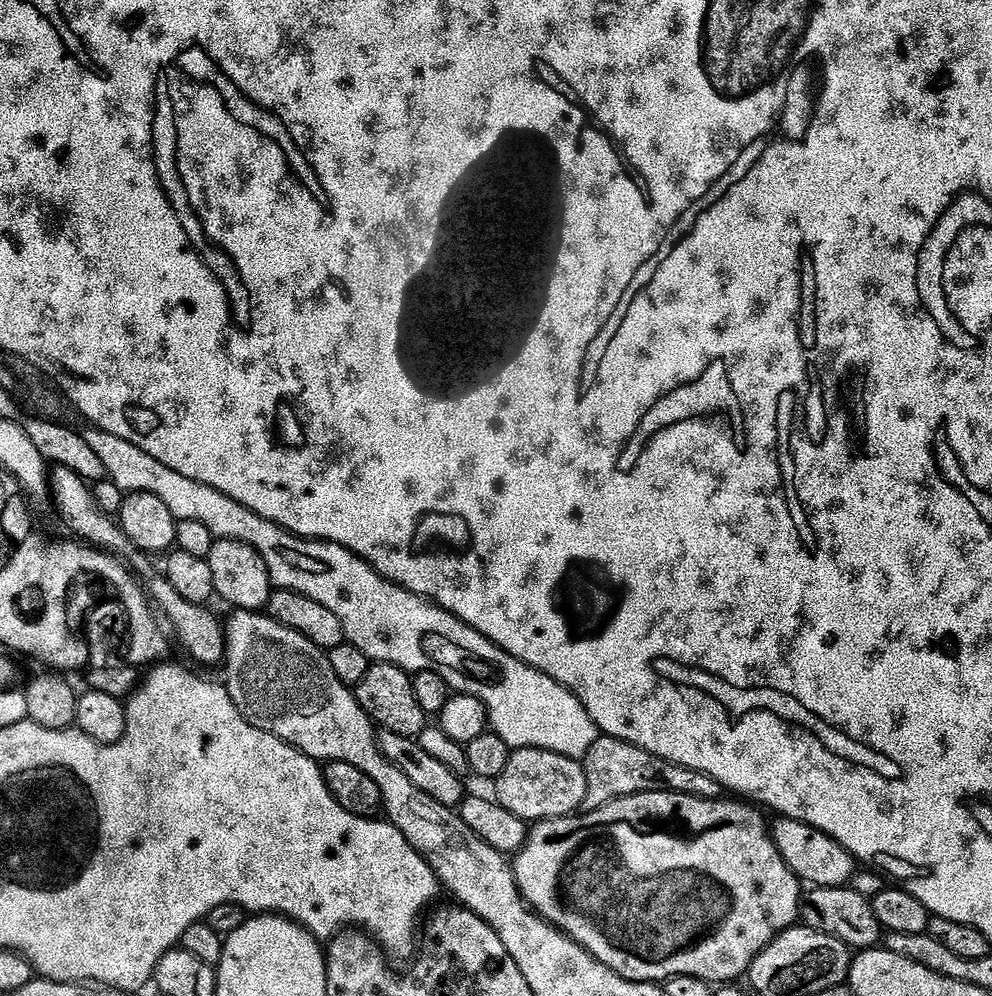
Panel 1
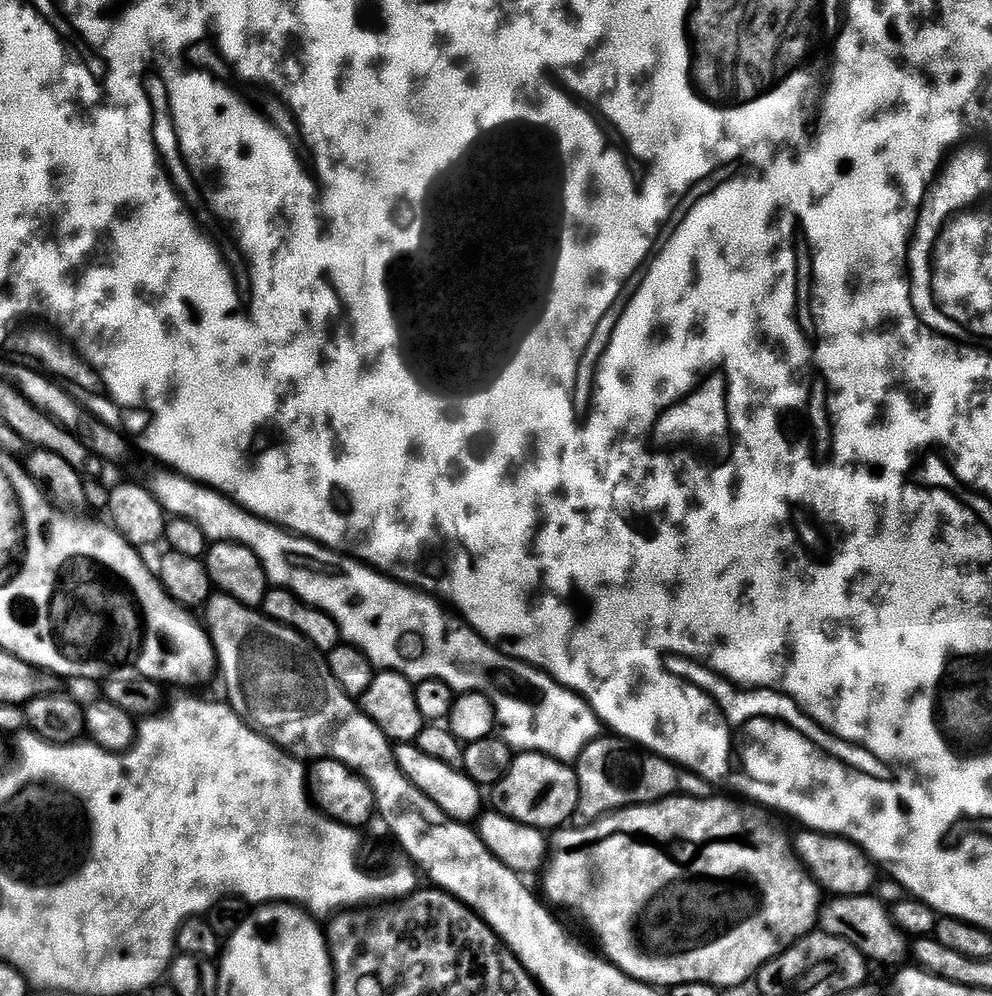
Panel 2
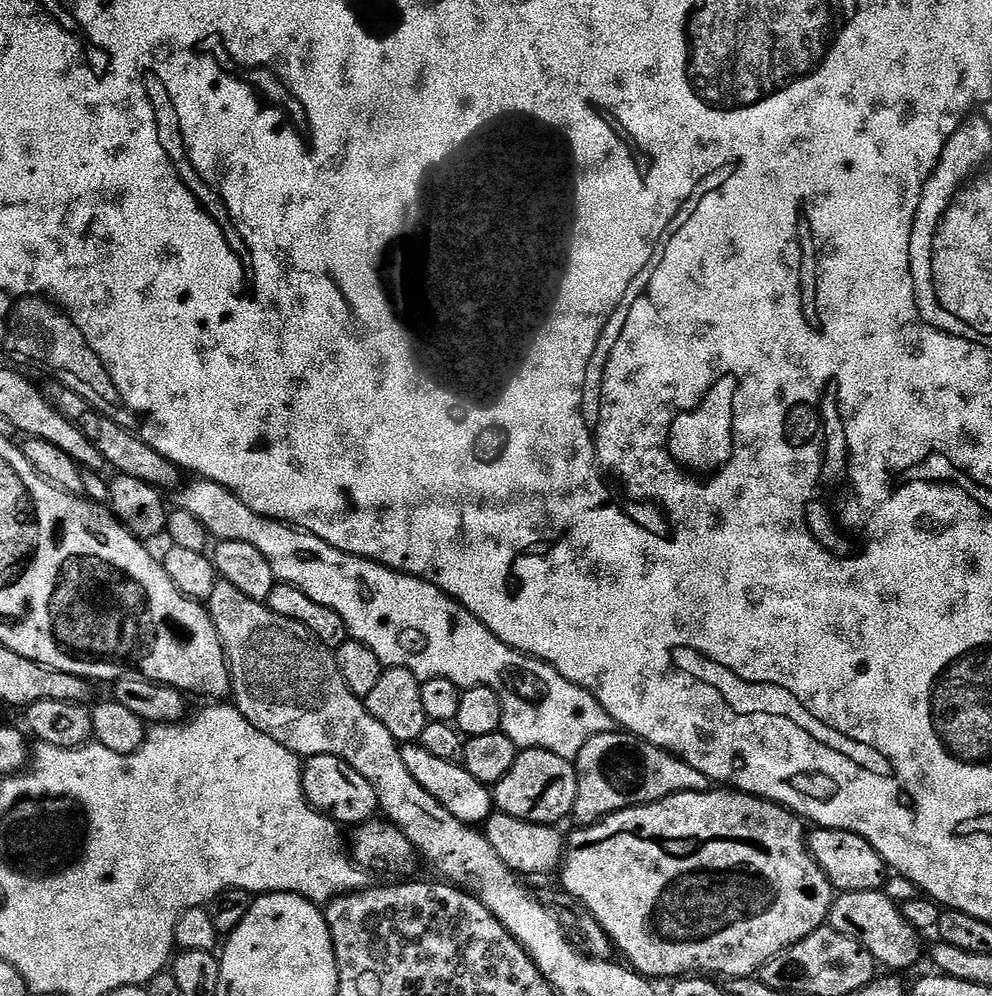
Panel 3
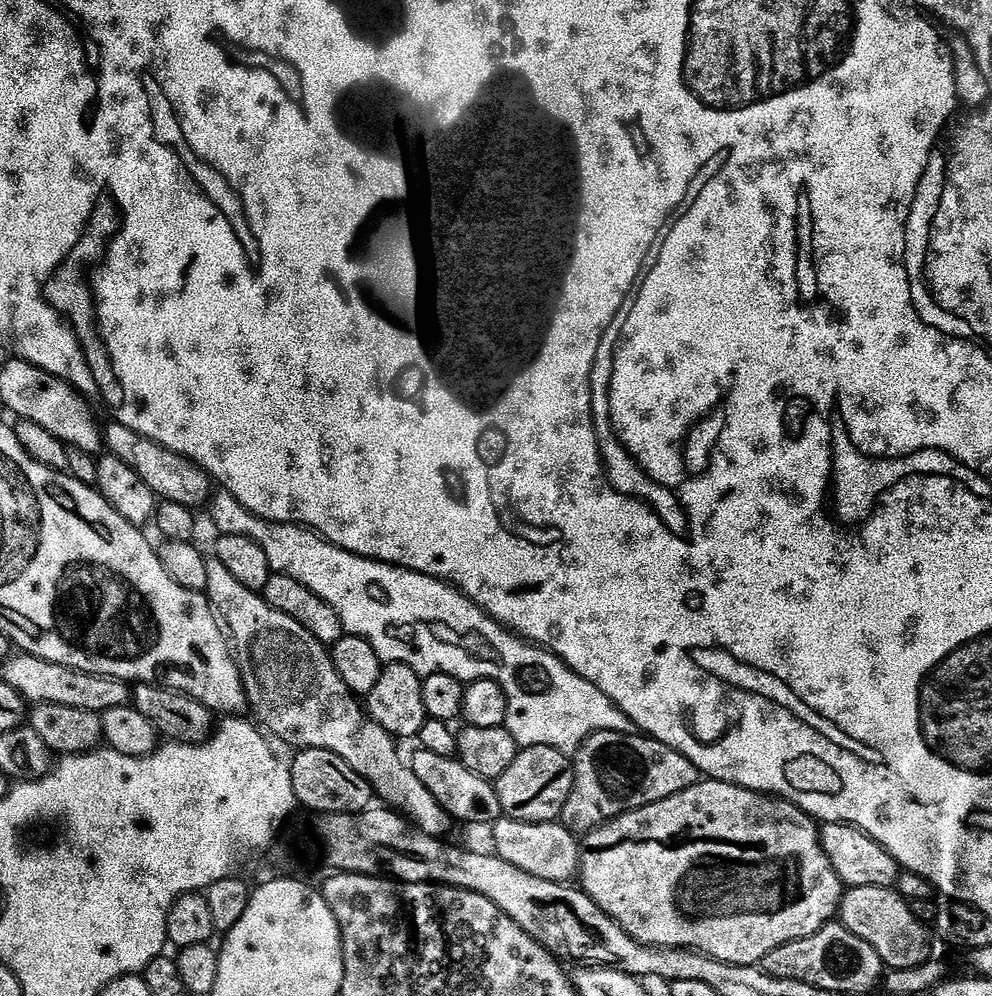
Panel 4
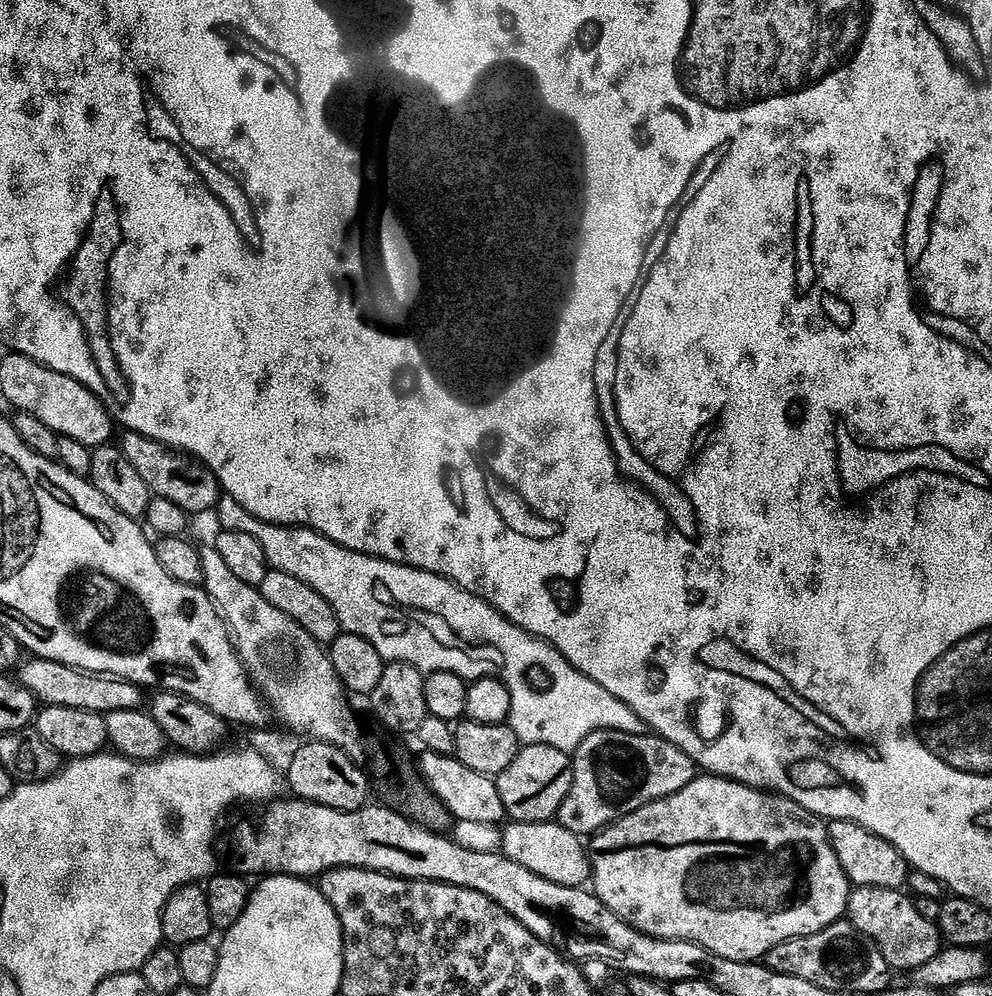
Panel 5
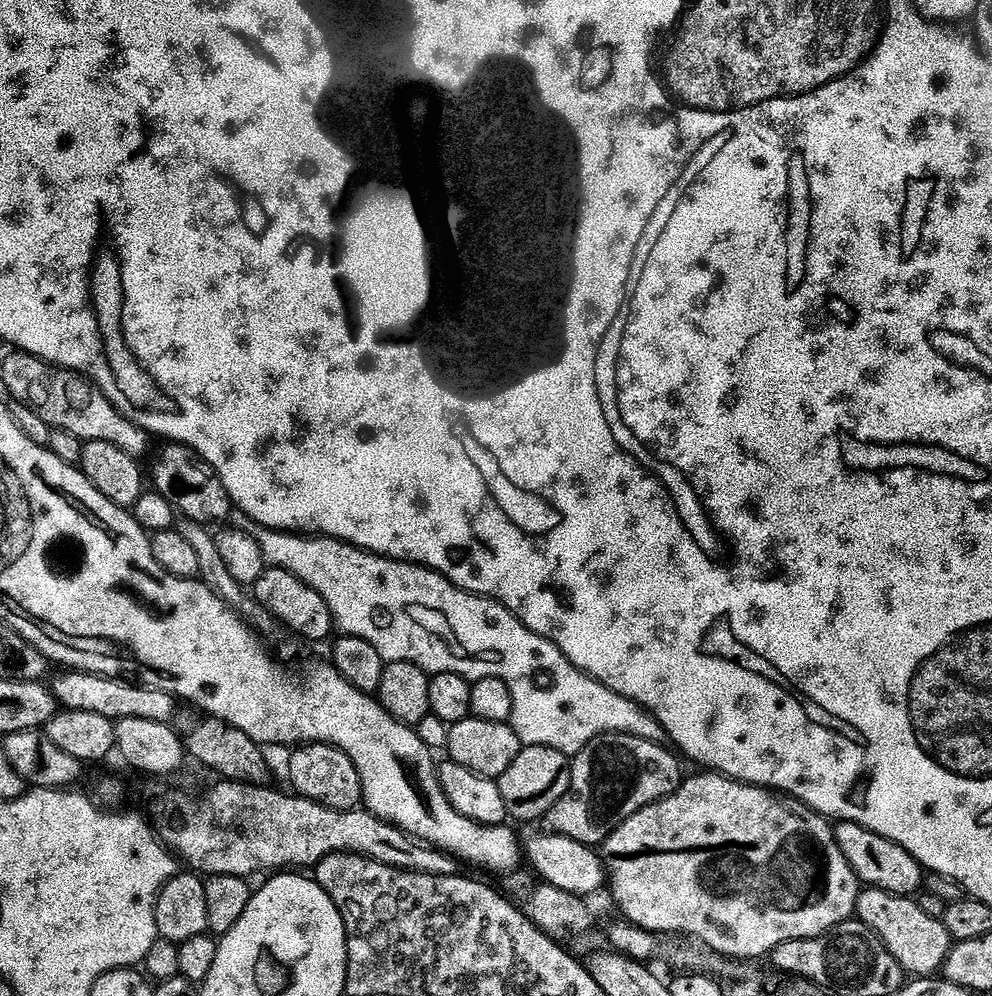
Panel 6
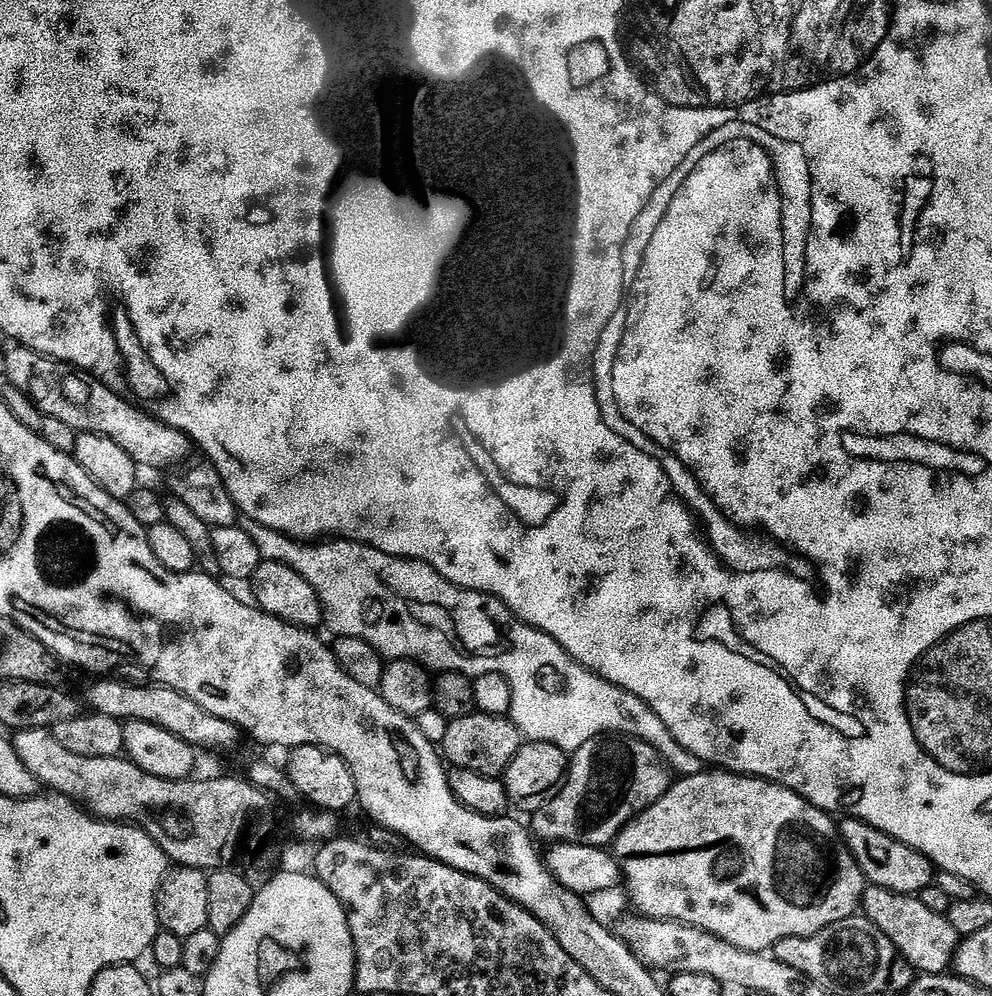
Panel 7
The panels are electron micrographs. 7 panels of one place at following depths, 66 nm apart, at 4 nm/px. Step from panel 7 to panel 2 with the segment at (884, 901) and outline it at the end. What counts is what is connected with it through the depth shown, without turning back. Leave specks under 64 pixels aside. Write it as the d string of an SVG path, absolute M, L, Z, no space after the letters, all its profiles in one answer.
M875 895L832 896L829 901L819 912L819 931L831 936L841 936L872 962L877 960L880 964L892 964L906 956L908 944L904 933L896 927L889 909Z

